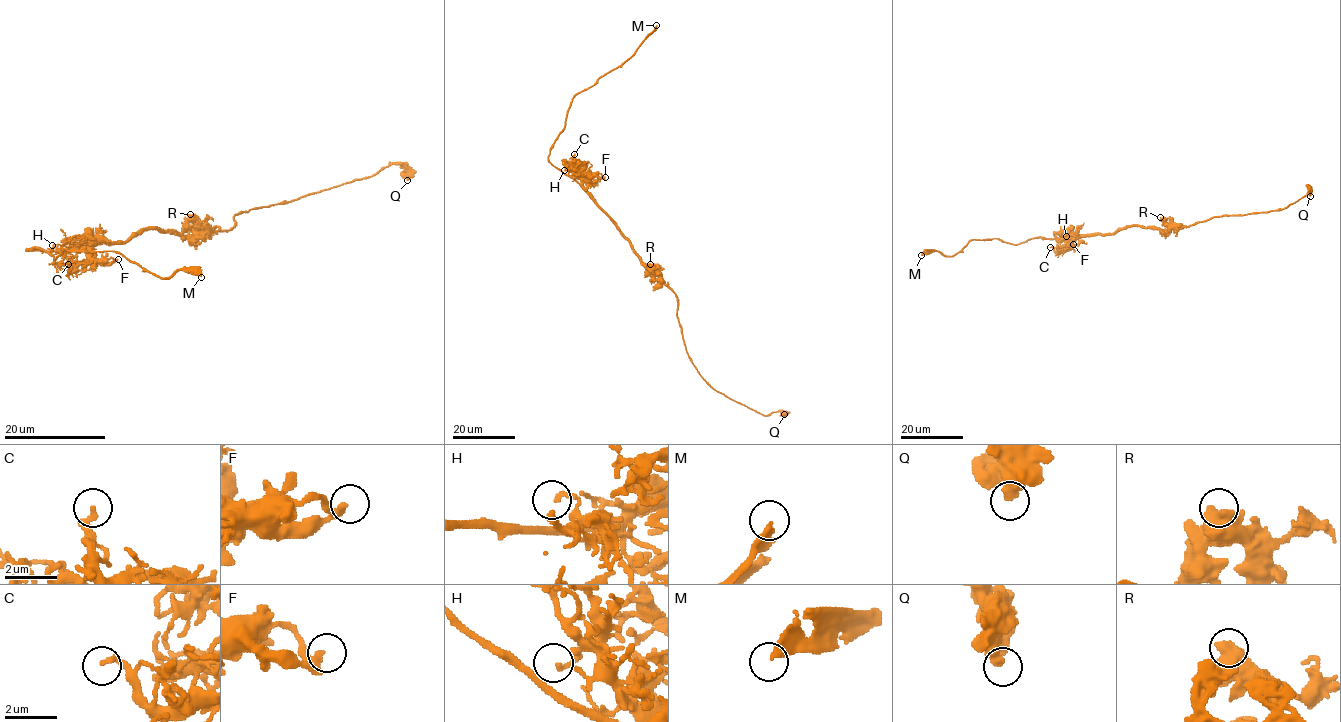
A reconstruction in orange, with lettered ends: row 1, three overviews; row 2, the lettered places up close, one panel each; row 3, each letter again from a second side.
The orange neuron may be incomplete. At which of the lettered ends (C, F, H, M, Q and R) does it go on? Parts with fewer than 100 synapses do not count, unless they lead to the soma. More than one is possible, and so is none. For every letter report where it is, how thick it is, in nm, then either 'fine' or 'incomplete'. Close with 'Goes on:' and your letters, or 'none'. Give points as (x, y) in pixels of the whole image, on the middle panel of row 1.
C: place (574, 154); calibre 280 nm; fine
F: place (605, 177); calibre 240 nm; fine
H: place (564, 170); calibre 160 nm; fine
M: place (656, 25); calibre 320 nm; incomplete
Q: place (784, 414); calibre 400 nm; fine
R: place (650, 264); calibre 550 nm; fine
Goes on: M

